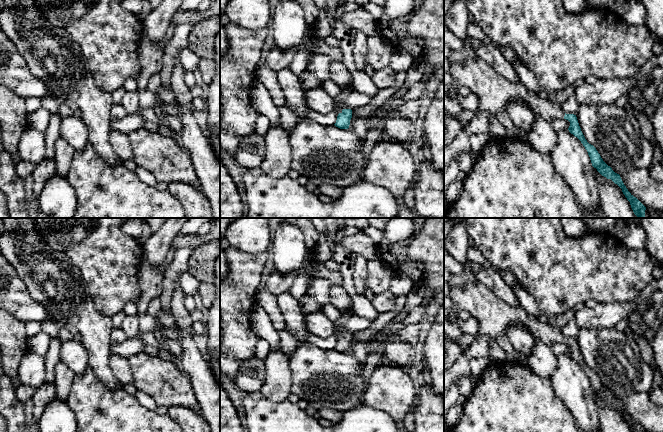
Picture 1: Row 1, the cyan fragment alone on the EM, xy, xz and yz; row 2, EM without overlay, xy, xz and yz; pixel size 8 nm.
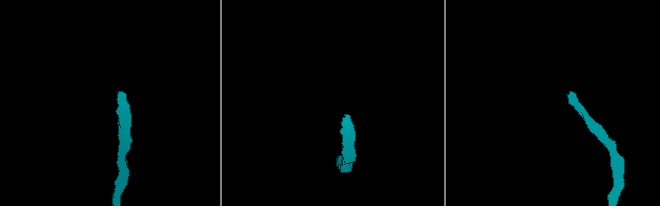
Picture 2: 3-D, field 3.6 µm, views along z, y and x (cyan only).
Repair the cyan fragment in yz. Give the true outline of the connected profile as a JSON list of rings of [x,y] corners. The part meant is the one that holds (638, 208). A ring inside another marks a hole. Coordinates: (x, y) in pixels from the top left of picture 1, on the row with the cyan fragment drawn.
[[[464,59],[461,63],[451,63],[450,72],[453,81],[460,86],[466,86],[477,95],[479,107],[474,114],[488,112],[496,114],[505,111],[507,104],[513,100],[520,100],[527,105],[533,113],[545,120],[566,119],[570,122],[569,132],[577,137],[588,152],[592,166],[607,179],[611,179],[621,189],[637,218],[646,218],[646,207],[634,197],[624,185],[619,174],[608,166],[596,148],[585,139],[579,126],[576,115],[566,114],[560,105],[550,102],[537,94],[530,94],[521,83],[511,83],[499,75],[488,63],[481,59]]]

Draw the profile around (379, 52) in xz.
[[[381,34],[368,37],[365,66],[370,66],[374,71],[389,67],[394,49],[393,43]]]

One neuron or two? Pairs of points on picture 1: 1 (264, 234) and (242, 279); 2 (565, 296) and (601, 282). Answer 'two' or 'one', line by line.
1: two
2: one

